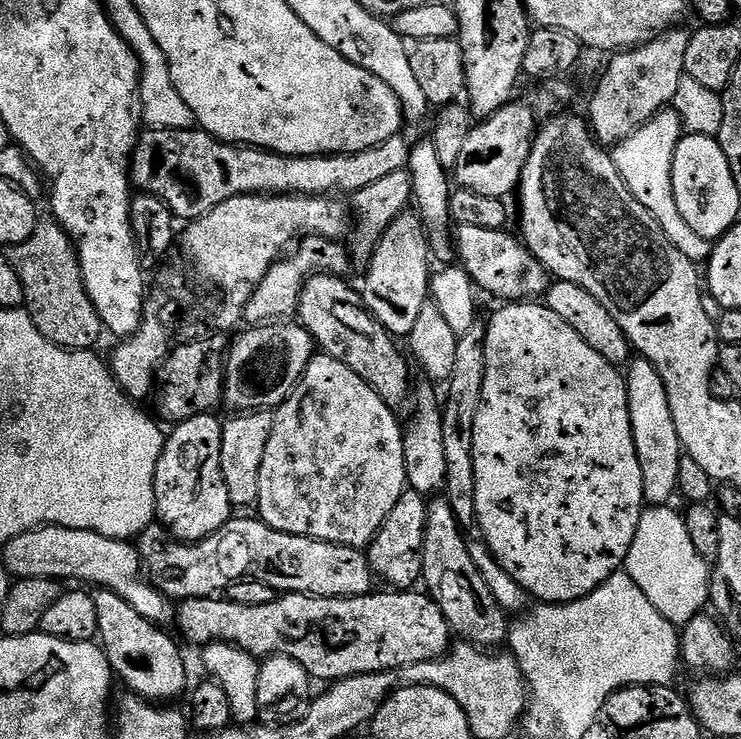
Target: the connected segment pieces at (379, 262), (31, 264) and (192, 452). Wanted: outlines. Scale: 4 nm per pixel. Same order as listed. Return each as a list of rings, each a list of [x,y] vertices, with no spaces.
[[[403,214],[384,231],[366,265],[368,277],[362,287],[362,303],[377,322],[396,338],[407,338],[422,306],[430,300],[430,245],[424,221],[416,214]]]
[[[37,219],[34,234],[30,234],[26,242],[15,245],[10,252],[14,270],[22,282],[23,307],[44,340],[70,352],[86,352],[97,347],[95,344],[105,326],[88,297],[76,247],[55,219],[47,219]]]
[[[212,414],[195,416],[175,425],[158,458],[154,474],[156,520],[180,542],[205,540],[234,516],[220,466],[224,425],[214,417]]]

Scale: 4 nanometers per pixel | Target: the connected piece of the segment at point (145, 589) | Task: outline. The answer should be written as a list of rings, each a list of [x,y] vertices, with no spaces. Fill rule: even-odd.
[[[45,524],[43,528],[35,528],[26,534],[18,534],[10,543],[3,545],[3,568],[9,577],[16,580],[26,578],[46,578],[47,580],[77,580],[80,586],[95,586],[100,590],[113,592],[121,596],[142,618],[153,622],[168,612],[169,601],[157,588],[148,583],[140,566],[140,556],[129,541],[106,538],[90,530],[74,530],[59,528],[53,524]]]

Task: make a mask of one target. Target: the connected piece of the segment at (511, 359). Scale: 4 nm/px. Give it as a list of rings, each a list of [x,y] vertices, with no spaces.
[[[516,302],[511,306],[500,306],[496,313],[489,320],[486,320],[484,330],[484,381],[482,382],[482,396],[480,405],[478,406],[478,414],[474,418],[474,502],[476,503],[475,523],[480,524],[480,528],[484,531],[482,536],[483,543],[487,544],[488,549],[492,552],[492,557],[502,566],[502,570],[506,572],[514,580],[518,582],[518,586],[522,586],[524,591],[528,593],[533,601],[539,602],[544,606],[555,606],[558,604],[569,604],[575,600],[581,600],[584,596],[588,596],[598,586],[602,586],[602,582],[606,582],[618,571],[625,567],[628,559],[628,551],[634,542],[634,534],[638,530],[638,522],[640,515],[644,513],[646,507],[644,503],[644,491],[642,490],[642,466],[638,462],[638,454],[634,450],[634,434],[630,426],[630,410],[628,409],[628,382],[622,375],[621,369],[609,362],[606,358],[602,358],[600,354],[592,346],[580,337],[578,330],[573,330],[571,326],[566,326],[566,322],[562,322],[562,318],[558,318],[558,314],[554,314],[554,310],[550,310],[540,302]]]

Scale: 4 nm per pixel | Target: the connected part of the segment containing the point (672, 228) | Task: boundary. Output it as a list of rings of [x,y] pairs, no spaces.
[[[673,110],[659,112],[655,120],[644,124],[634,134],[630,134],[630,138],[626,138],[611,149],[612,160],[618,166],[618,174],[622,174],[630,194],[634,194],[634,198],[642,202],[646,210],[650,210],[650,214],[658,222],[658,226],[662,226],[666,238],[670,238],[672,245],[682,250],[686,258],[704,262],[711,256],[713,245],[703,240],[698,234],[694,234],[690,226],[686,226],[686,220],[678,210],[678,202],[674,202],[672,167],[674,150],[678,146],[681,135],[680,116]]]

